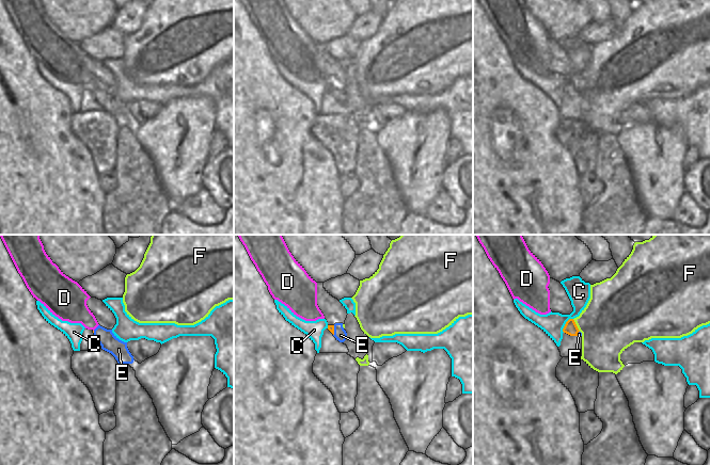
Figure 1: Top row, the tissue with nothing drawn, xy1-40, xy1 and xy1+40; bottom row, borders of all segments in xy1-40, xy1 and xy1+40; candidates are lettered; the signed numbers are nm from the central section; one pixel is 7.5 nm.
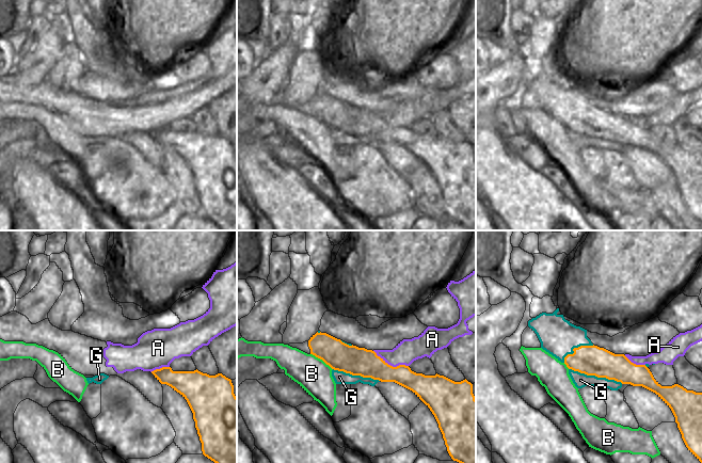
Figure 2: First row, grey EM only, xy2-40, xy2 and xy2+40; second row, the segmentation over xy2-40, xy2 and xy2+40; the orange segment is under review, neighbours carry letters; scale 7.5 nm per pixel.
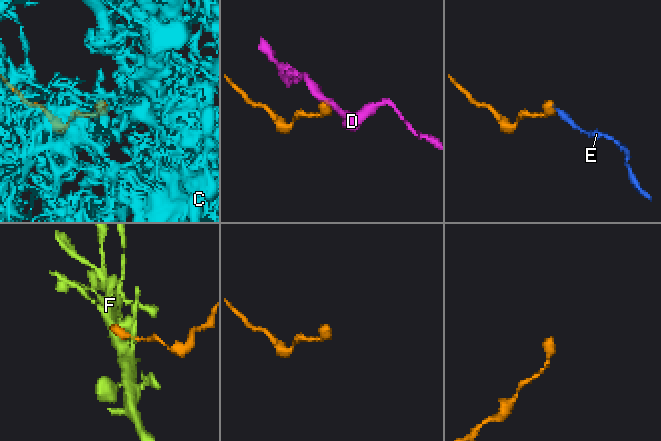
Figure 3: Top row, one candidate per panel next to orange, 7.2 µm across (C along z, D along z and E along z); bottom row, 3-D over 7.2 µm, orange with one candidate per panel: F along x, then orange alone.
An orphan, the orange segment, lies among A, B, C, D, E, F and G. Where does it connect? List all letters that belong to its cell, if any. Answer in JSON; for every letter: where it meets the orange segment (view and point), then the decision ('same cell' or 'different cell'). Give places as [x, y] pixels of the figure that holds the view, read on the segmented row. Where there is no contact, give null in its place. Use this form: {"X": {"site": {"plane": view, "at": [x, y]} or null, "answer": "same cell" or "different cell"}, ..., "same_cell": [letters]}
{"A": {"site": {"plane": "xy2", "at": [389, 365]}, "answer": "different cell"}, "B": {"site": {"plane": "xy2", "at": [321, 358]}, "answer": "different cell"}, "C": {"site": {"plane": "xy1+40", "at": [565, 324]}, "answer": "different cell"}, "D": {"site": null, "answer": "different cell"}, "E": {"site": {"plane": "xy1", "at": [333, 331]}, "answer": "same cell"}, "F": {"site": {"plane": "xy1+40", "at": [576, 325]}, "answer": "different cell"}, "G": {"site": {"plane": "xy2+40", "at": [595, 376]}, "answer": "same cell"}, "same_cell": ["E", "G"]}

